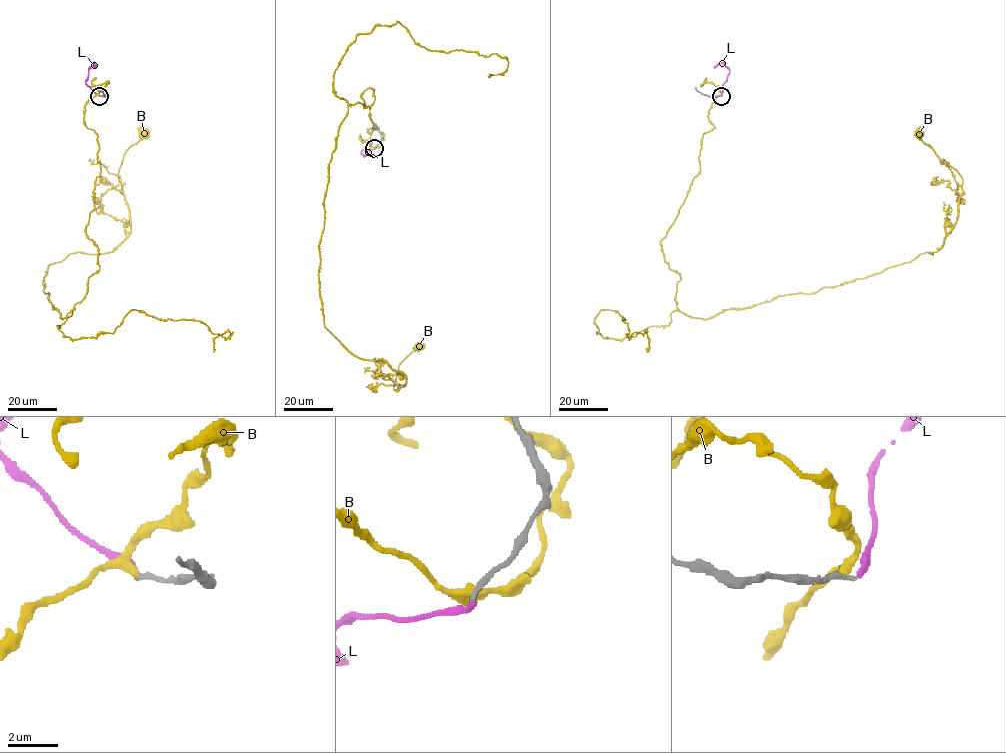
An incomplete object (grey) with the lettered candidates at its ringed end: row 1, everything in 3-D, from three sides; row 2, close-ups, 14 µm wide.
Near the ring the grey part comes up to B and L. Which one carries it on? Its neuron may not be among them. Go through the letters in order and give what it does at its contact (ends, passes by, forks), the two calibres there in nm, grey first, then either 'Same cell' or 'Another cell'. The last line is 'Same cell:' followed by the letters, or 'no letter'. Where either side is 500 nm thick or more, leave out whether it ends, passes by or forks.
B: It passes by. Thickness 240 nm (grey) against 280 nm. Another cell
L: It ends there. Thickness 200 nm (grey) against 320 nm. Another cell
Same cell: no letter

